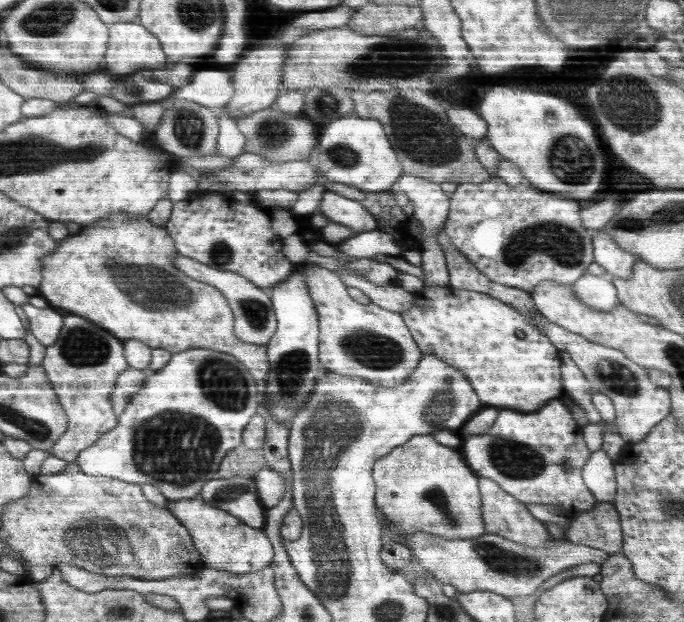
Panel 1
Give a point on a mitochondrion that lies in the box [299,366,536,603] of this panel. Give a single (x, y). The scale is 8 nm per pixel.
(441, 403)

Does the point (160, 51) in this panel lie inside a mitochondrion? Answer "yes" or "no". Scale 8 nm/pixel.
no

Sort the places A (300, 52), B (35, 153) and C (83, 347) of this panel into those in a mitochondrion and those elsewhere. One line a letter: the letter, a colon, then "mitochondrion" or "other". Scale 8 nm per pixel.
A: other
B: mitochondrion
C: mitochondrion

